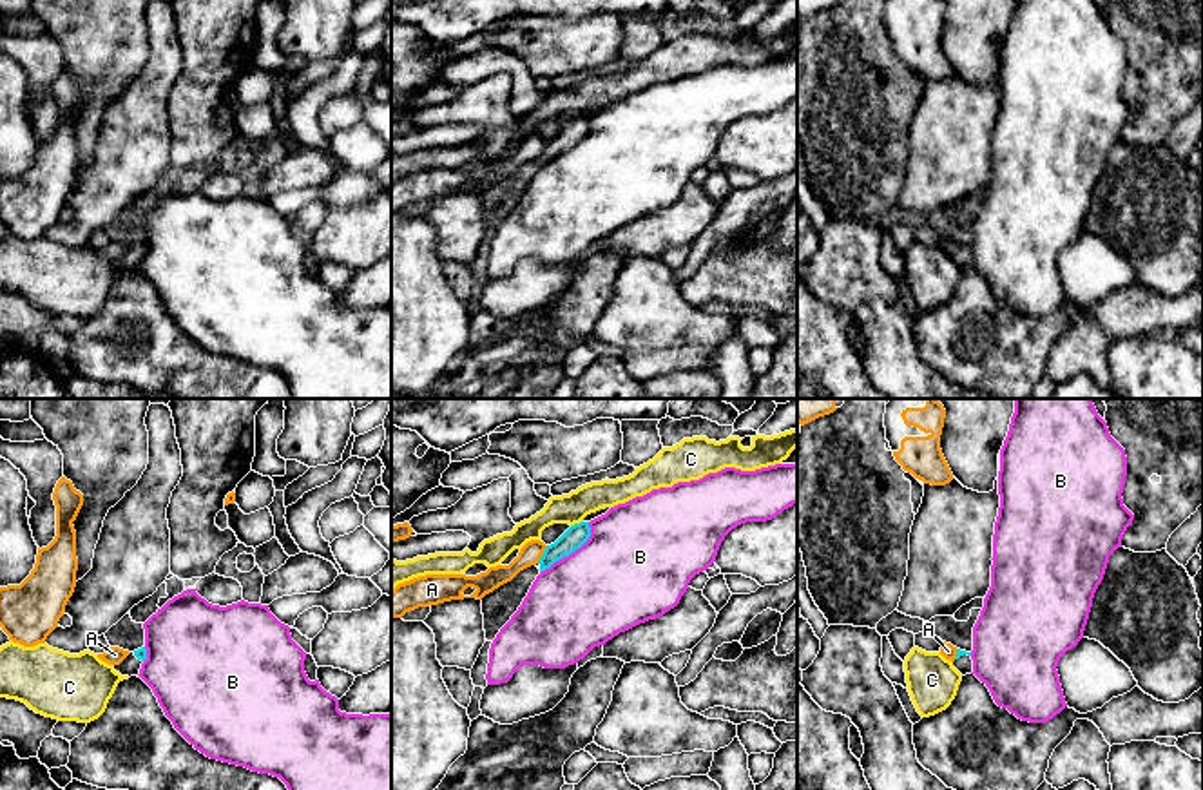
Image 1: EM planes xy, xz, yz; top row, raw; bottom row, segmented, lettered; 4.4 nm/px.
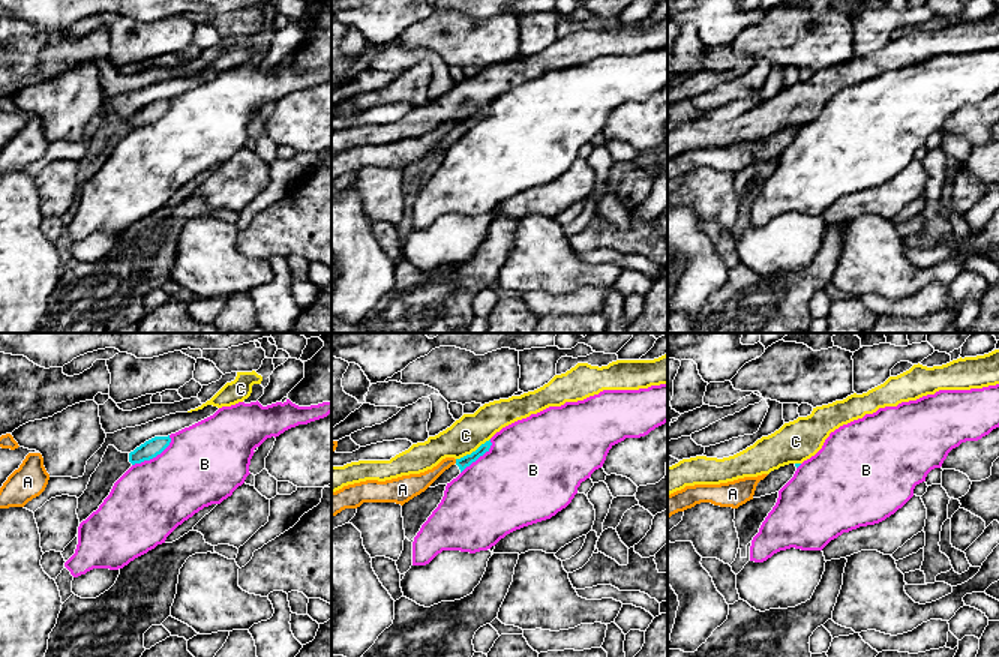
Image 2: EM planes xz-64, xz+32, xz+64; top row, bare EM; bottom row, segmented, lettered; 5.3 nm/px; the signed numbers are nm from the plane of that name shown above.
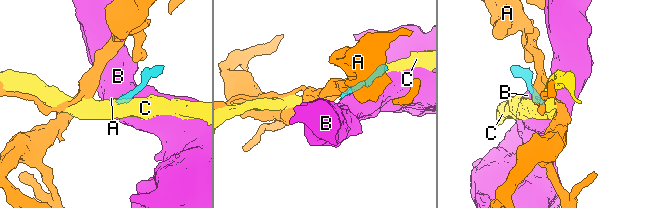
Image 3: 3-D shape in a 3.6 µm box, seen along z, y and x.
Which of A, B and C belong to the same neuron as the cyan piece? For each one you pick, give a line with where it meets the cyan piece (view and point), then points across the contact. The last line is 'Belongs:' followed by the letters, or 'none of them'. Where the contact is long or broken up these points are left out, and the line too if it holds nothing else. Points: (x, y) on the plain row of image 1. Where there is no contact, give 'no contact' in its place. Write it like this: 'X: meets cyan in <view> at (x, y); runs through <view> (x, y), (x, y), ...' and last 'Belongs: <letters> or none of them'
Belongs: none of them

